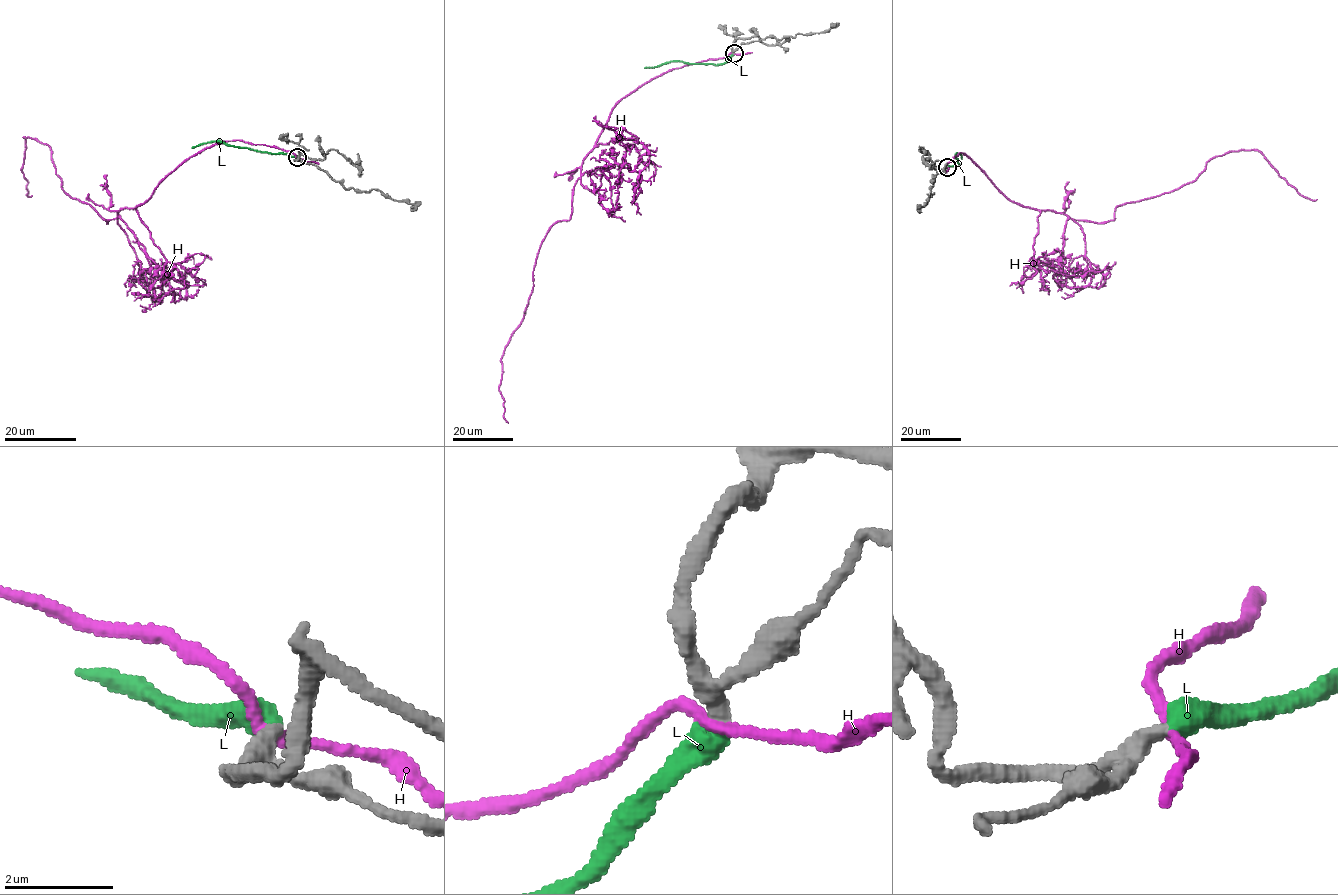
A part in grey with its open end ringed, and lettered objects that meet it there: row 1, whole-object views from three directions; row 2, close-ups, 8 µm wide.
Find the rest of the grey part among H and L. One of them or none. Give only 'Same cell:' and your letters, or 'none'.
Same cell: L

